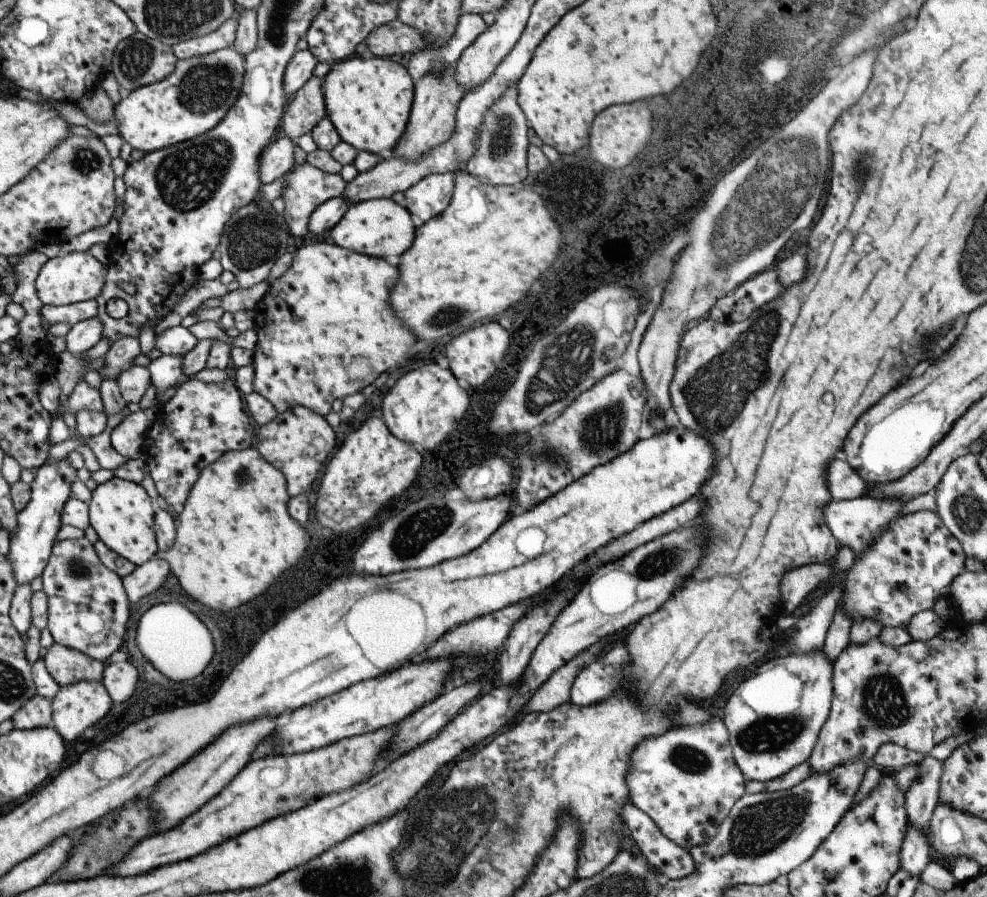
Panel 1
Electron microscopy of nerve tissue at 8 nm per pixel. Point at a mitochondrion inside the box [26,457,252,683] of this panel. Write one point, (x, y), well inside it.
(76, 568)

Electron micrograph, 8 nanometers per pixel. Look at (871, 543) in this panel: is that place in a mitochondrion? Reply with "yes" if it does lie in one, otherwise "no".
no

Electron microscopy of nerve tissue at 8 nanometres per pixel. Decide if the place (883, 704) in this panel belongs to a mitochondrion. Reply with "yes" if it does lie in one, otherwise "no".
yes

